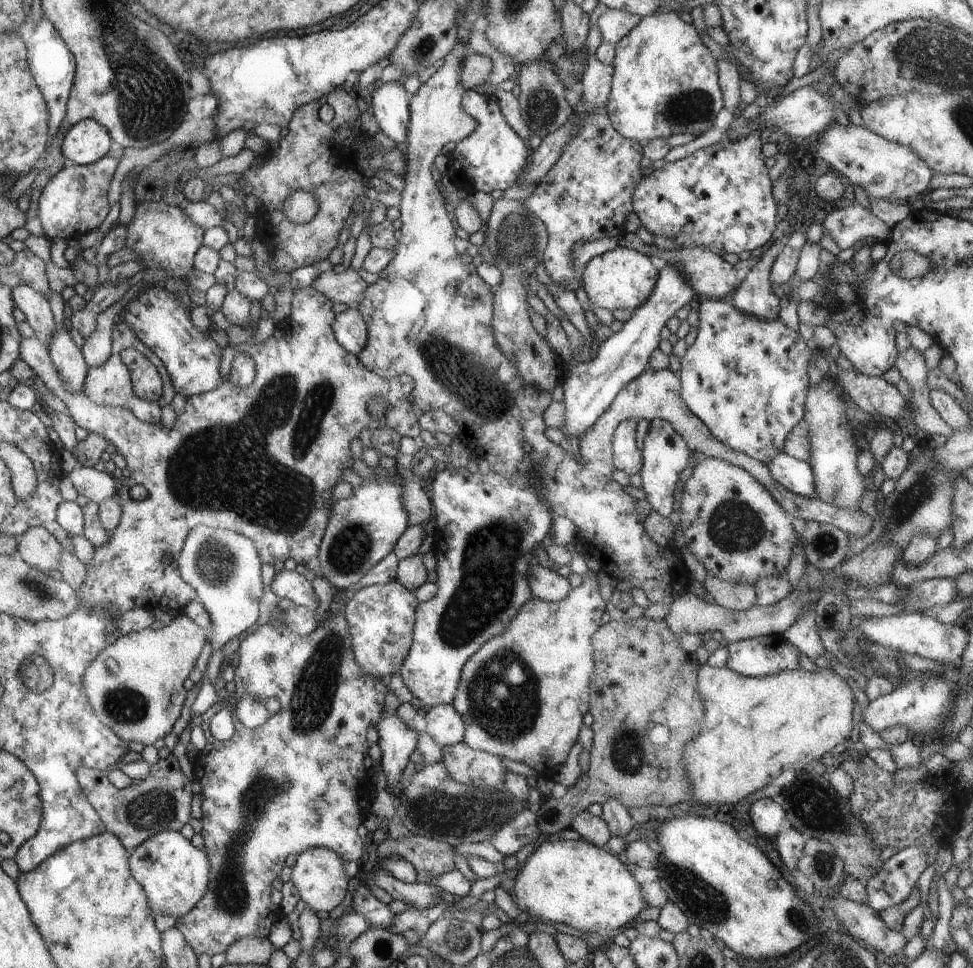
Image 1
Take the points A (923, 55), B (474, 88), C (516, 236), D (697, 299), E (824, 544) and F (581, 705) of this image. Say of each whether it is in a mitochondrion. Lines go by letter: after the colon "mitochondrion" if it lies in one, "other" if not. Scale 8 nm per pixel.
A: mitochondrion
B: other
C: mitochondrion
D: other
E: mitochondrion
F: other

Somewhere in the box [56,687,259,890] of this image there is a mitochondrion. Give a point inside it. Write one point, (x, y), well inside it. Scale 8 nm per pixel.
(155, 808)

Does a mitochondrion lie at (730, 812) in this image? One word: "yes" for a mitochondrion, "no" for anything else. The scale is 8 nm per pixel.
no

